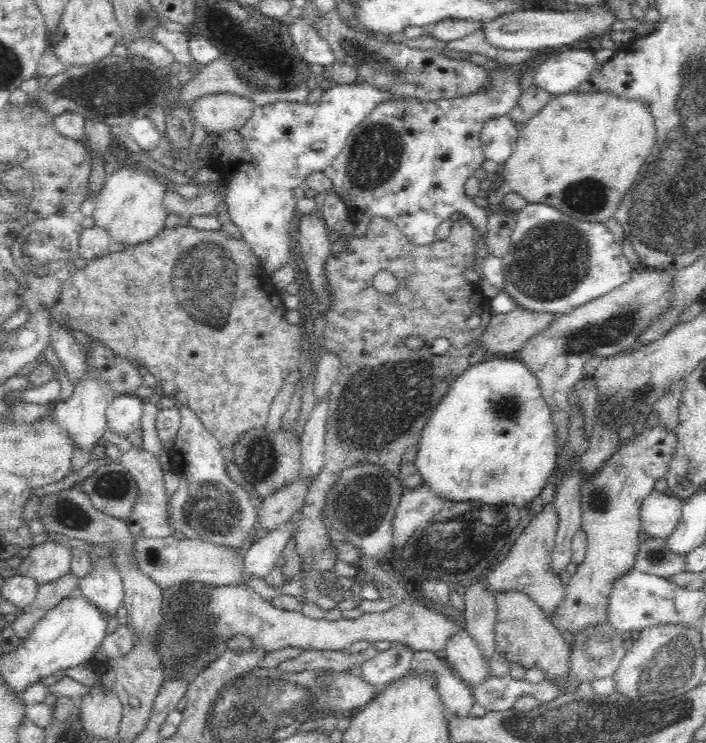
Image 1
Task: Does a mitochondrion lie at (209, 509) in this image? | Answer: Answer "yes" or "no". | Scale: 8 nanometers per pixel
yes

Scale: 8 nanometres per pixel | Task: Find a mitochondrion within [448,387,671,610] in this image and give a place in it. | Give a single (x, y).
(506, 409)

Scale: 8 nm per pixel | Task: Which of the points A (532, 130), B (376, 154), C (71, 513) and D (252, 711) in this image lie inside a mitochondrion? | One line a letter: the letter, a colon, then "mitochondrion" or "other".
A: other
B: mitochondrion
C: mitochondrion
D: mitochondrion

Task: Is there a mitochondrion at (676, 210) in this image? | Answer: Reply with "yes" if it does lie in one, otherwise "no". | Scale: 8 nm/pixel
yes

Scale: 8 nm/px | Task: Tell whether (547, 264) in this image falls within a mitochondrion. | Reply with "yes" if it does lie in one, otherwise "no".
yes

